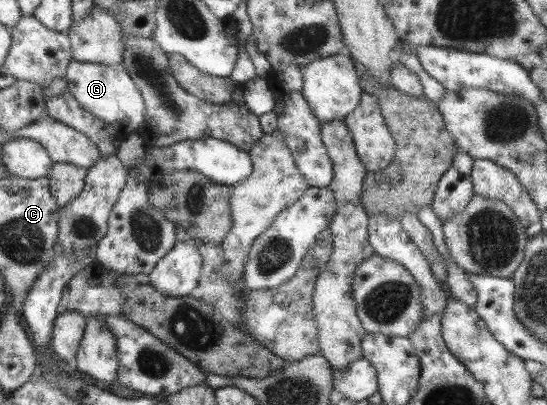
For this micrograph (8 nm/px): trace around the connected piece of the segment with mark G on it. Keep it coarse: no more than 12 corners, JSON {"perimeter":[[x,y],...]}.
{"perimeter":[[72,59],[66,90],[89,114],[137,132],[144,98],[123,64]]}

